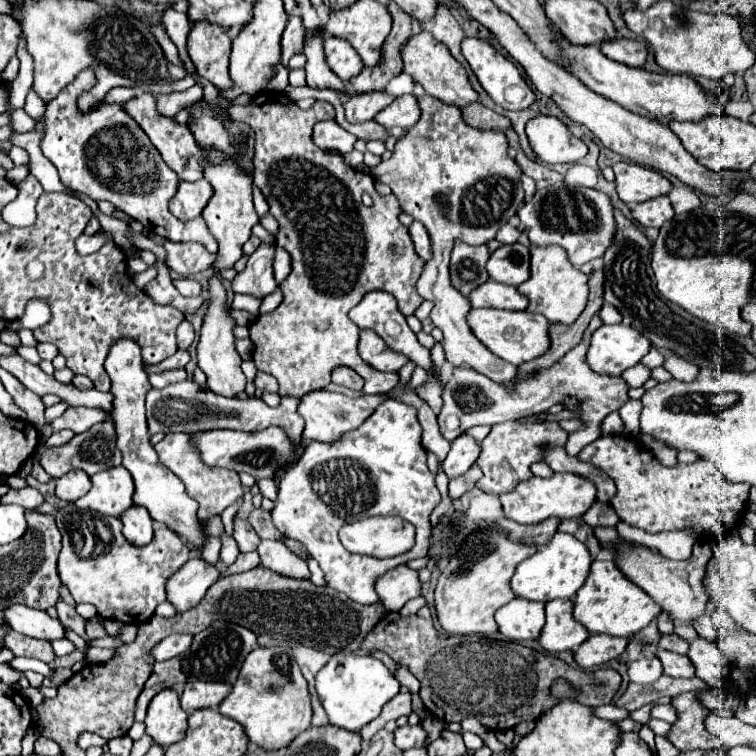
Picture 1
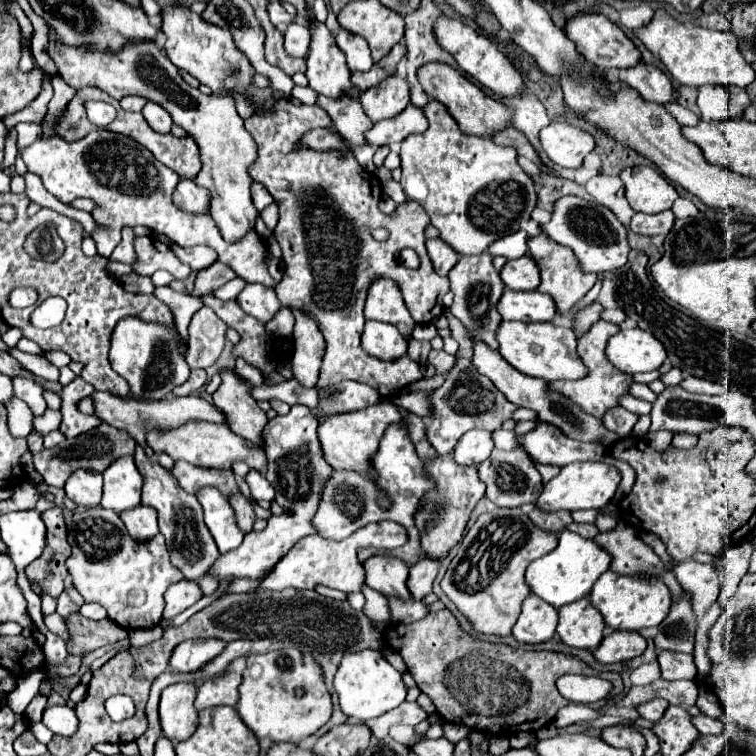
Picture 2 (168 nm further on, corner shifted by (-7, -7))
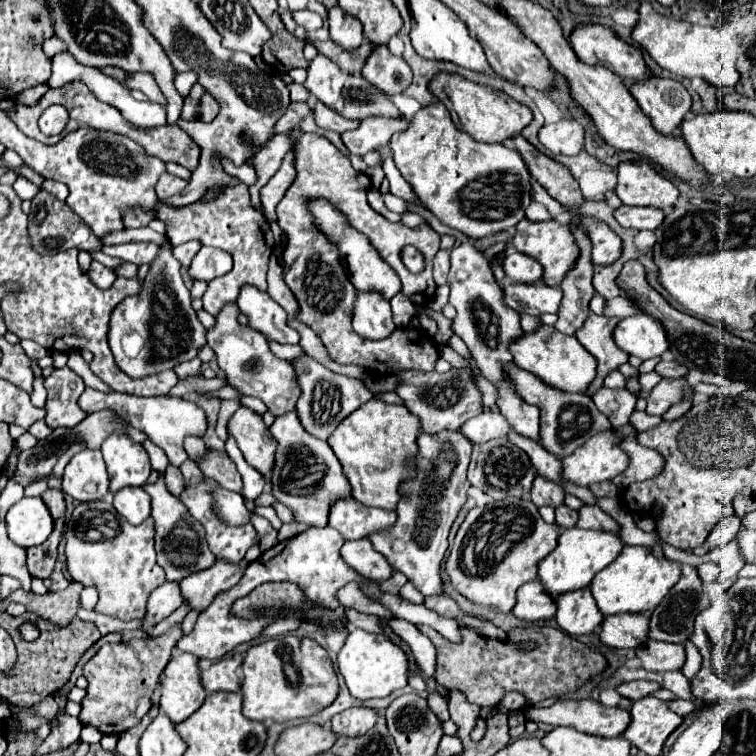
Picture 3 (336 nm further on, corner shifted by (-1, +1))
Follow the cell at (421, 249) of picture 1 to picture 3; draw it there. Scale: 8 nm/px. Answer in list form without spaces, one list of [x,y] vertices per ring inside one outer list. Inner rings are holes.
[[[439,250],[433,258],[433,278],[437,284],[445,284],[447,270],[449,270],[449,256],[451,250]]]

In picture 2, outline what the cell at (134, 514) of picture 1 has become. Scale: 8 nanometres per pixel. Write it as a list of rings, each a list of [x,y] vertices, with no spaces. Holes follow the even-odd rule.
[[[135,506],[133,510],[125,510],[121,512],[121,520],[125,522],[131,538],[135,540],[149,540],[153,538],[153,534],[159,532],[157,528],[157,510],[149,508],[149,506]]]

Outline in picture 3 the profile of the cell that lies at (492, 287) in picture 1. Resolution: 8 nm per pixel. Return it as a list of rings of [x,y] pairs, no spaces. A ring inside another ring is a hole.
[[[507,284],[503,288],[503,300],[517,314],[541,316],[545,312],[557,312],[563,298],[559,288],[547,284]]]

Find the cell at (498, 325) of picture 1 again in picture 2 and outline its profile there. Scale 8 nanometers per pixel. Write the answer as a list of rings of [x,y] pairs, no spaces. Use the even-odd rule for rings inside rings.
[[[501,322],[497,330],[499,340],[499,352],[501,356],[519,372],[535,378],[543,378],[545,382],[555,380],[577,380],[585,378],[587,368],[581,364],[581,358],[577,356],[577,336],[571,328],[557,326],[553,322],[537,322],[537,324],[525,324],[525,322]]]

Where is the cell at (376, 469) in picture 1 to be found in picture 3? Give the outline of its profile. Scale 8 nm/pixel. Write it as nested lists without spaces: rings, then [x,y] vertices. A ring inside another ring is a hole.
[[[353,496],[335,500],[329,508],[329,526],[339,530],[345,540],[361,540],[369,534],[389,530],[397,522],[395,510],[371,508]]]

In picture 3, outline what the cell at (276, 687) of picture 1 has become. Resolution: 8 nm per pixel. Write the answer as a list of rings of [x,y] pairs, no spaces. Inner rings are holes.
[[[285,636],[251,646],[243,660],[243,716],[257,722],[291,722],[309,718],[337,698],[337,674],[329,654],[309,638]]]

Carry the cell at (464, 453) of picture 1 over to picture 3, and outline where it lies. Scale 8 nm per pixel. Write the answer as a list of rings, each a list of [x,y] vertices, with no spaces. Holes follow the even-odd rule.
[[[483,412],[461,426],[461,434],[473,444],[483,444],[505,436],[511,430],[509,422],[499,412]]]

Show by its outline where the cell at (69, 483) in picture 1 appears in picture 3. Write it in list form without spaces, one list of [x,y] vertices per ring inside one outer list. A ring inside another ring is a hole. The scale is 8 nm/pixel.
[[[81,450],[65,466],[63,492],[79,502],[101,500],[109,492],[109,478],[99,450]]]

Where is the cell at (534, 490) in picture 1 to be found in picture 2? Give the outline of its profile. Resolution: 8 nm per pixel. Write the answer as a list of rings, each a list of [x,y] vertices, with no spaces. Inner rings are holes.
[[[575,462],[561,468],[561,472],[549,480],[543,488],[543,494],[535,502],[541,510],[583,510],[583,508],[595,508],[601,510],[607,506],[607,502],[613,498],[617,486],[621,482],[621,474],[615,466],[609,466],[605,462]]]

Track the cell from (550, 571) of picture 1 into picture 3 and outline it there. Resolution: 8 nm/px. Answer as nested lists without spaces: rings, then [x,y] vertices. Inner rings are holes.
[[[563,528],[559,532],[559,540],[557,540],[557,548],[545,556],[539,566],[537,566],[537,574],[539,580],[543,584],[543,588],[557,598],[559,594],[565,592],[573,592],[579,588],[585,588],[591,584],[593,576],[603,570],[605,566],[609,566],[621,552],[623,542],[619,540],[619,536],[613,536],[609,532],[599,532],[599,530],[581,530],[581,528]]]

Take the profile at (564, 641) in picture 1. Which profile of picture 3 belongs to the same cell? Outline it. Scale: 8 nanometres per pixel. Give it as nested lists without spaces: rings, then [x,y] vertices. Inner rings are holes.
[[[575,590],[571,594],[561,594],[557,598],[557,614],[555,620],[559,628],[571,636],[593,634],[599,630],[603,622],[603,614],[599,612],[591,590]]]

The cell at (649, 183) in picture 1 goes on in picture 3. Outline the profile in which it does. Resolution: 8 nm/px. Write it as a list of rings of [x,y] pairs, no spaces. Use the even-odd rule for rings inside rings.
[[[621,162],[617,166],[619,182],[615,194],[627,206],[667,208],[677,202],[677,188],[663,178],[649,162]]]

